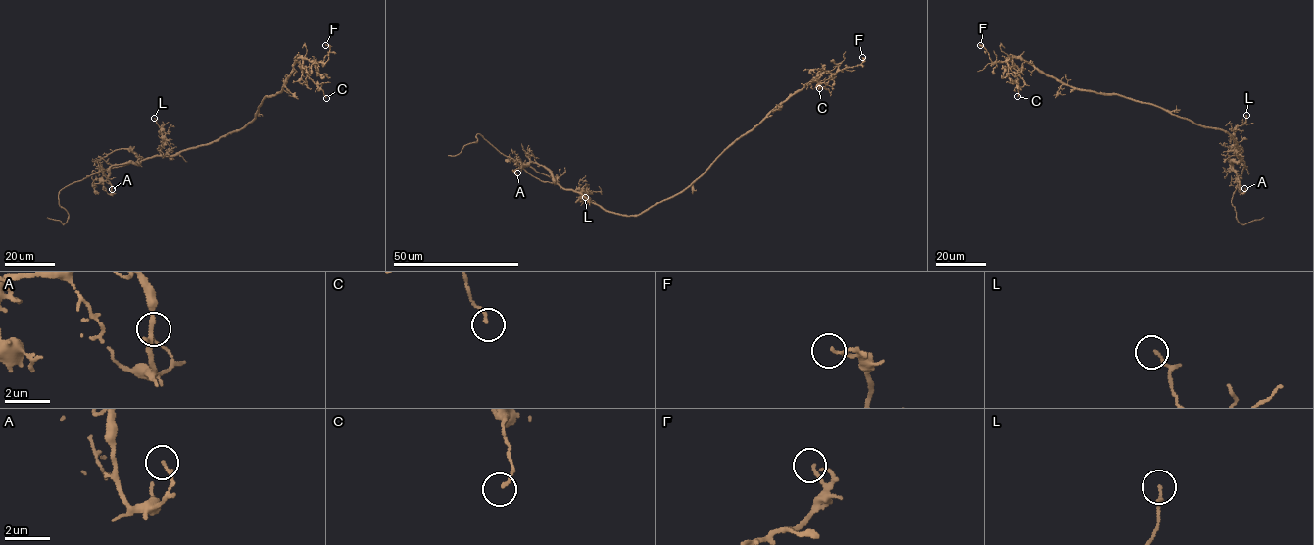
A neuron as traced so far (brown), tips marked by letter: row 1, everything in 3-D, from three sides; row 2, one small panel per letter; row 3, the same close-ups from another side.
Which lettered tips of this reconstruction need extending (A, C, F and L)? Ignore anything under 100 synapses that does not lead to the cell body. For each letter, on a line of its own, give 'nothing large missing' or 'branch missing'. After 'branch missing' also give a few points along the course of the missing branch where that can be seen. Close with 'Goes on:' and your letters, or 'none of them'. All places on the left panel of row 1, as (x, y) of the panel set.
A: nothing large missing
C: nothing large missing
F: nothing large missing
L: nothing large missing
Goes on: none of them

